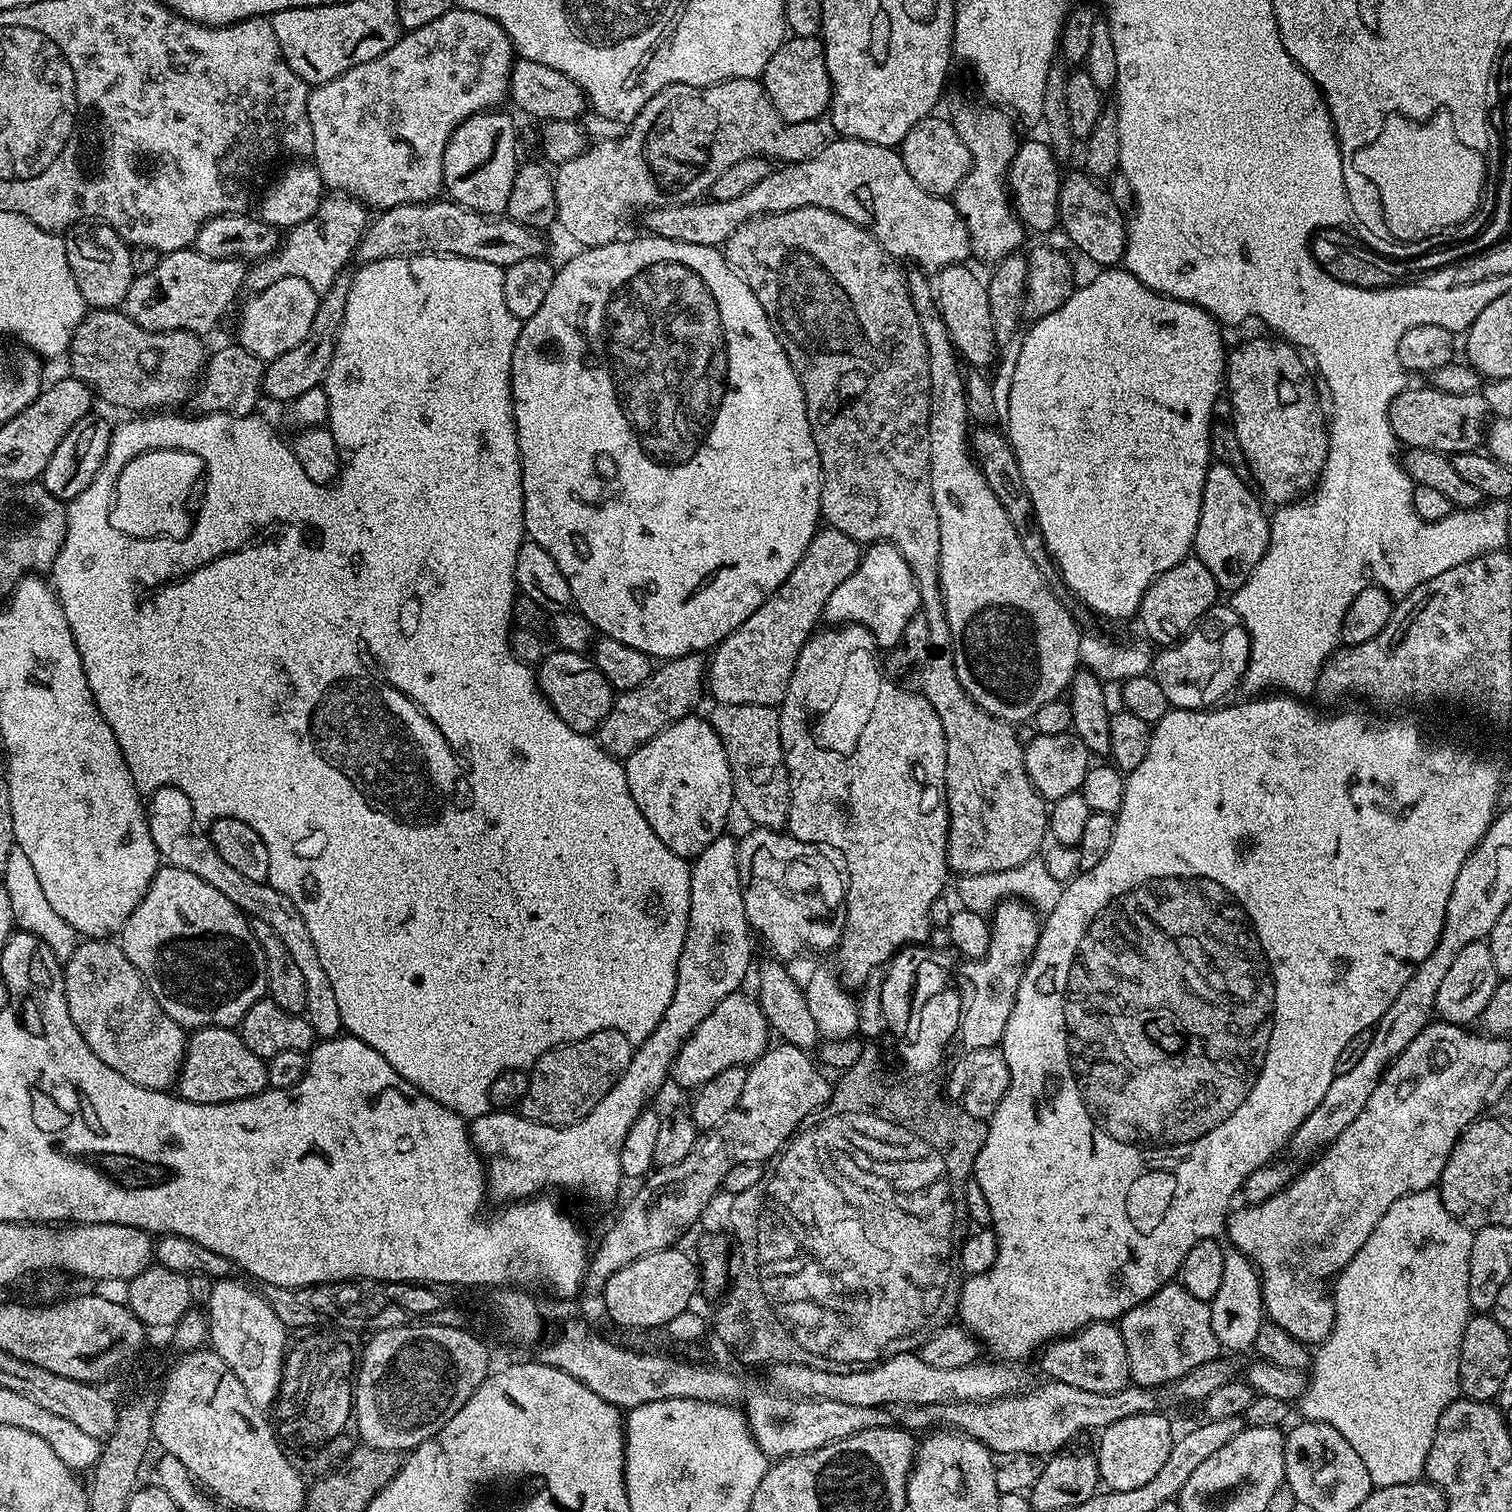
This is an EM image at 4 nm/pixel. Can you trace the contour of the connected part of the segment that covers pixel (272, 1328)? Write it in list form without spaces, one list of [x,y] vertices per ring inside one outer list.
[[[237,1278],[217,1280],[210,1290],[210,1302],[206,1306],[208,1317],[208,1340],[213,1352],[217,1352],[234,1370],[238,1382],[246,1386],[250,1402],[261,1410],[268,1410],[275,1405],[280,1389],[280,1379],[284,1369],[286,1355],[286,1329],[278,1314],[270,1310],[270,1302],[259,1291],[251,1288],[251,1283],[243,1284]]]

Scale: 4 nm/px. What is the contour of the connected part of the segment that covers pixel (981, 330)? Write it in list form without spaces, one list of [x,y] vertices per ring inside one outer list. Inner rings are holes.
[[[967,263],[951,264],[935,273],[936,304],[940,308],[940,317],[946,322],[946,330],[957,353],[967,363],[969,360],[973,369],[984,370],[995,358],[998,347],[994,338],[994,322],[990,322],[988,285],[983,279],[979,280],[968,267]]]

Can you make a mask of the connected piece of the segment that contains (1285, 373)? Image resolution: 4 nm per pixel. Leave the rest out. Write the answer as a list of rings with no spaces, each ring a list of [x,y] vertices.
[[[1260,336],[1257,340],[1248,340],[1245,344],[1238,345],[1233,352],[1231,349],[1227,353],[1226,396],[1232,399],[1236,444],[1240,447],[1249,470],[1252,471],[1251,479],[1254,484],[1256,479],[1255,487],[1259,495],[1265,501],[1273,500],[1273,505],[1283,506],[1299,501],[1317,487],[1328,453],[1328,429],[1325,413],[1324,416],[1320,413],[1320,404],[1316,401],[1316,388],[1312,385],[1313,373],[1305,357],[1287,340],[1271,339],[1267,340],[1266,337]]]

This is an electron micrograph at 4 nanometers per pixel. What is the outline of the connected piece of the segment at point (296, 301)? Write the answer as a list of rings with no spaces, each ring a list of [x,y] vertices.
[[[287,276],[274,286],[266,286],[266,290],[249,295],[244,309],[240,312],[240,337],[238,343],[241,348],[250,350],[259,360],[269,361],[286,354],[286,350],[294,350],[298,342],[310,334],[316,311],[320,305],[320,296],[310,282],[302,282],[300,276]]]

